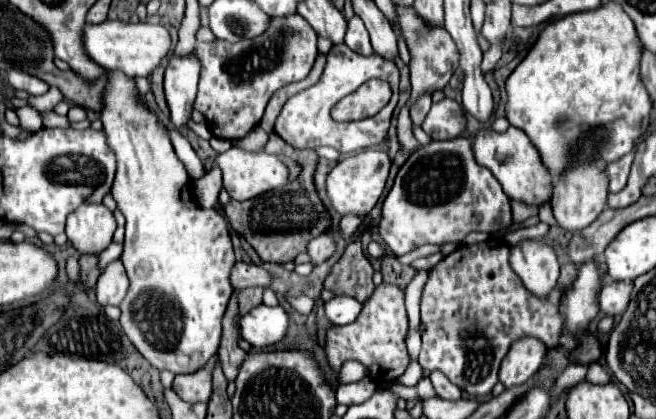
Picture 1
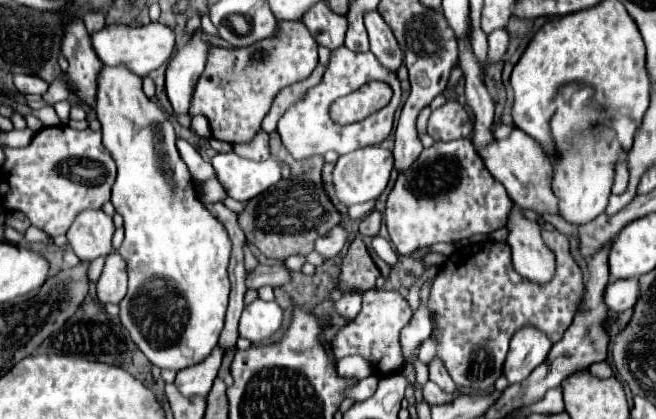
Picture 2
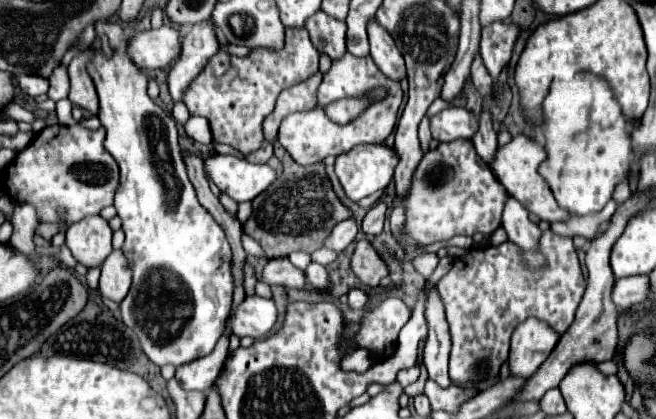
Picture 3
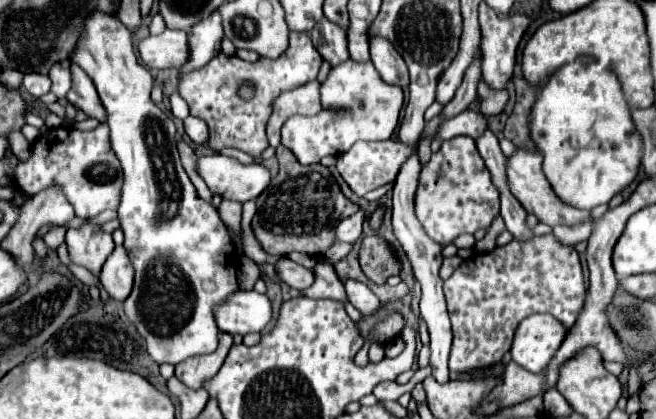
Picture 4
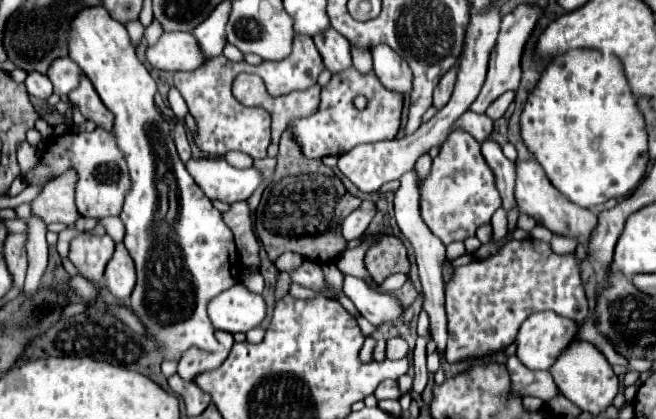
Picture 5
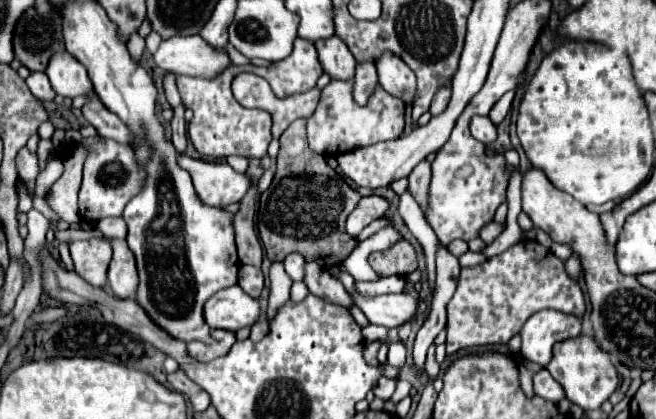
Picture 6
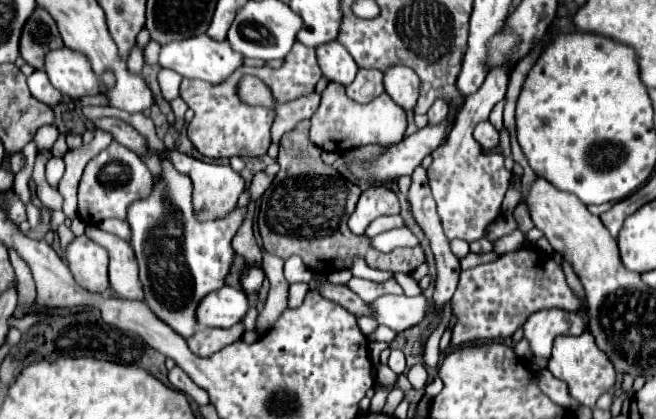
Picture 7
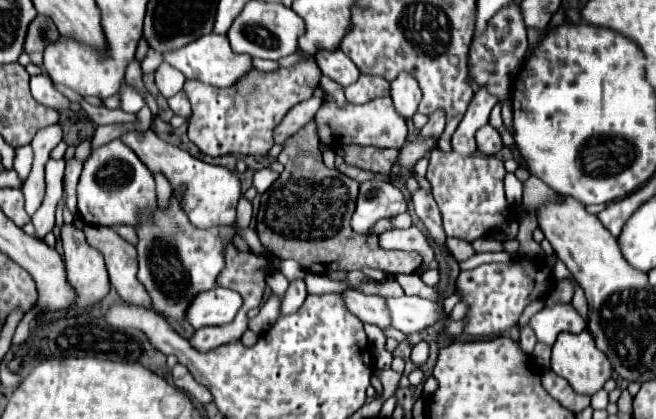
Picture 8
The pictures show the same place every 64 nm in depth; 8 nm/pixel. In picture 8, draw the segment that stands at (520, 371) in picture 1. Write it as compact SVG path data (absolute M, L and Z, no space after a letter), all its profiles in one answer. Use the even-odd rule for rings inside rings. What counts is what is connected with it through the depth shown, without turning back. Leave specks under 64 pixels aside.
M546 304L530 318L530 326L540 342L552 346L560 332L570 330L572 334L578 334L586 328L586 322L572 304Z

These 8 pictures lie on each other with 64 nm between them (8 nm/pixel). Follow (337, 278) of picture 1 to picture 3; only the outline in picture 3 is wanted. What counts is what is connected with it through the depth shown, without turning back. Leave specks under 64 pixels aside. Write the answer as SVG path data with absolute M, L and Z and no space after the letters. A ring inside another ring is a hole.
M358 240L356 248L362 248L362 254L356 252L352 258L352 270L356 272L356 276L368 284L368 286L378 286L382 278L388 276L388 266L386 262L380 258L380 254L372 248L372 244L368 240Z

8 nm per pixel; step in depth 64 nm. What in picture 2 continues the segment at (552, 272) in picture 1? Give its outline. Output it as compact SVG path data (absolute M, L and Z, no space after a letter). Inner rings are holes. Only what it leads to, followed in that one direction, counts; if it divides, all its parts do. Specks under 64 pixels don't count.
M512 206L508 214L508 244L516 272L532 282L546 284L554 272L554 256L540 236L540 224L528 220L520 206Z

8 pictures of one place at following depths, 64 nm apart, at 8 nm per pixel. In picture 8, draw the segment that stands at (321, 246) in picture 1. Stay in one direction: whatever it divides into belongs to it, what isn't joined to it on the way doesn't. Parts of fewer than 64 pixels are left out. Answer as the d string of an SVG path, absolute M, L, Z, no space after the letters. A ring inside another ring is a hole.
M366 180L360 184L356 212L352 216L352 228L360 234L366 234L378 220L406 212L406 206L408 204L402 190L394 184L384 180Z

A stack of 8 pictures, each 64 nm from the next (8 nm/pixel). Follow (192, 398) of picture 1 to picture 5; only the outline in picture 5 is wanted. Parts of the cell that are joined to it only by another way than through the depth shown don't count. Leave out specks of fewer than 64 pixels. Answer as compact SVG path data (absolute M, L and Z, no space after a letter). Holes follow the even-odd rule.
M216 330L216 340L220 340L220 346L214 350L214 352L206 352L206 350L200 350L200 348L188 348L180 362L178 362L178 374L184 378L184 380L194 380L194 376L198 376L200 372L208 372L212 368L218 368L226 356L230 354L230 348L234 344L234 338L230 332L222 332L222 330Z

